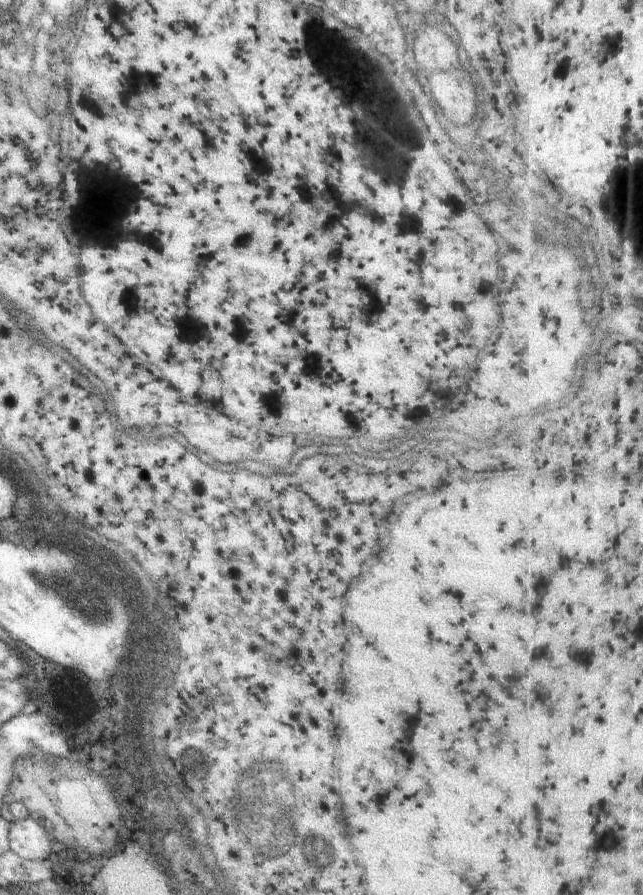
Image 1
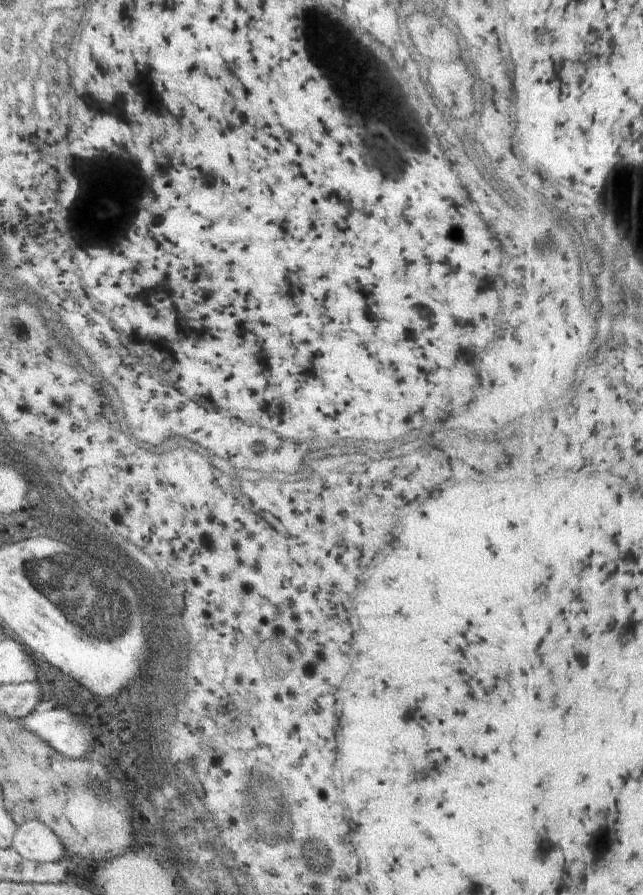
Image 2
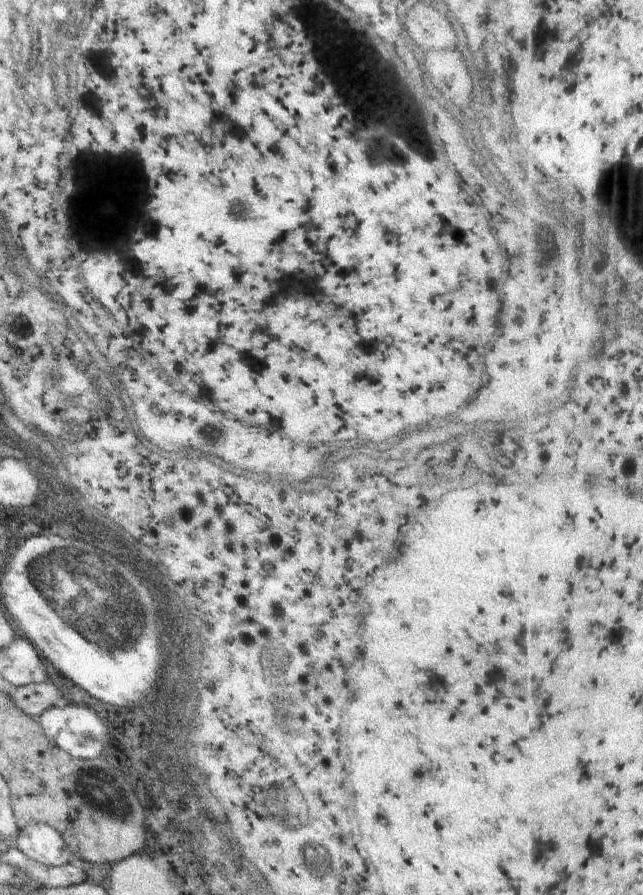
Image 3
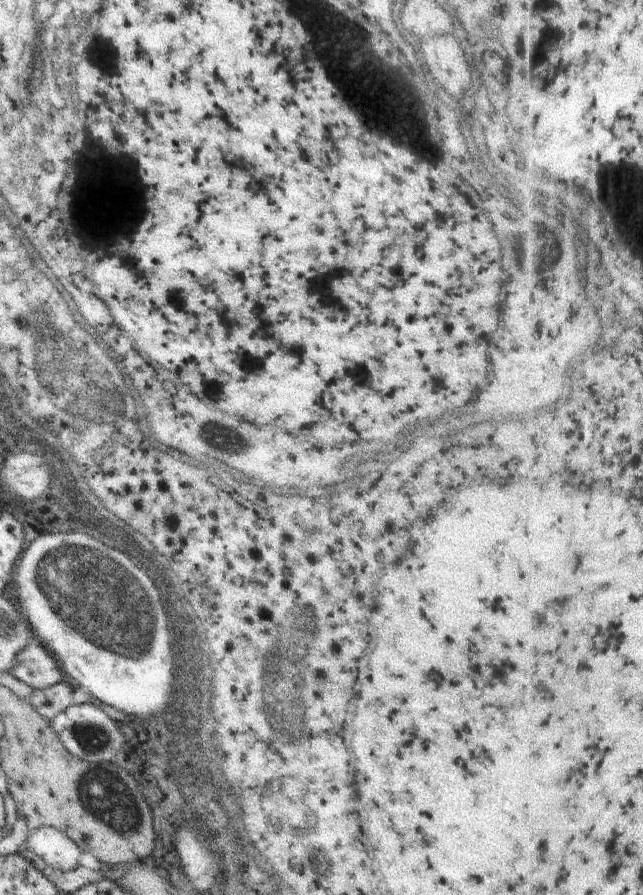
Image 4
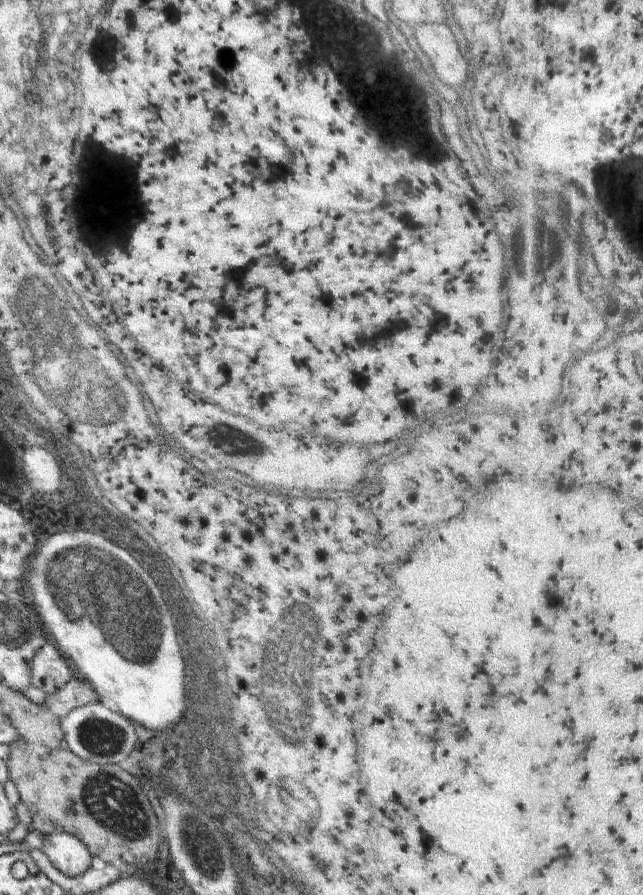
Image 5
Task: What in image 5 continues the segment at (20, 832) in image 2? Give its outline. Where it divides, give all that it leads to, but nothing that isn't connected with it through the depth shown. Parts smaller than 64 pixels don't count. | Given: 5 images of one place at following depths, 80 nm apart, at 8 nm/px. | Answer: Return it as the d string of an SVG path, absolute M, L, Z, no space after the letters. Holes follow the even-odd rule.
M55 832L44 835L42 852L54 866L69 877L82 876L91 867L91 852L75 836Z

